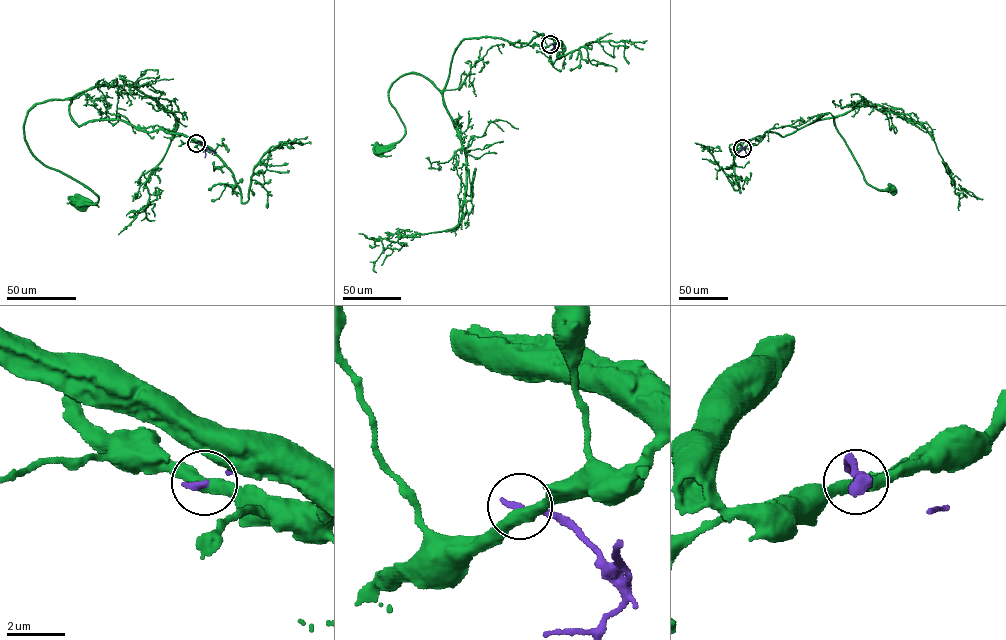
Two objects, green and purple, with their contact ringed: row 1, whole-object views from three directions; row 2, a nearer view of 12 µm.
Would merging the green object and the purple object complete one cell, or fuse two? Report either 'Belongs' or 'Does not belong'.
Does not belong

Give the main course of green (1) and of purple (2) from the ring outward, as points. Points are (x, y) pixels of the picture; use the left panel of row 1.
1: (196, 143), (117, 119), (76, 125), (68, 99), (36, 104), (23, 130), (29, 150), (98, 197), (82, 204)
2: (196, 143), (213, 151), (211, 154)

